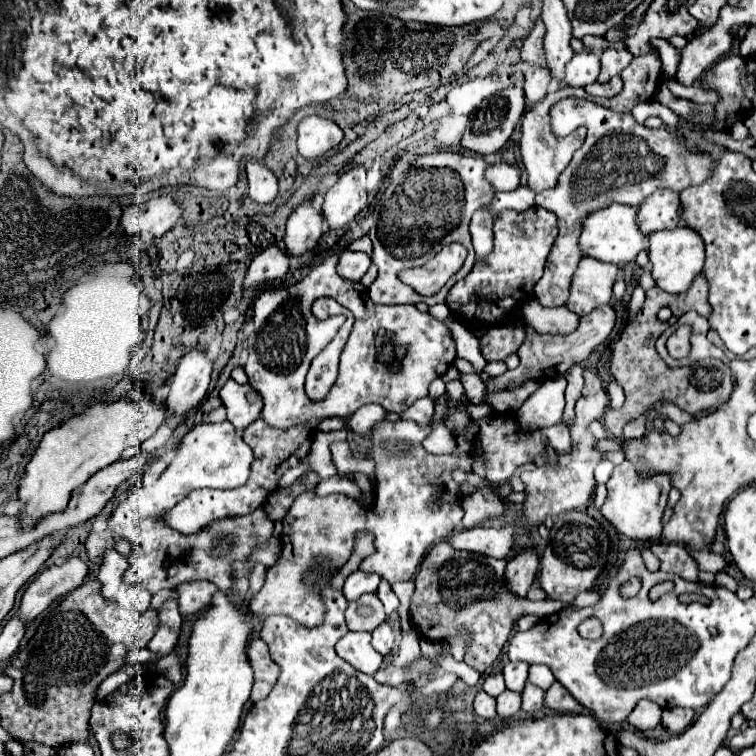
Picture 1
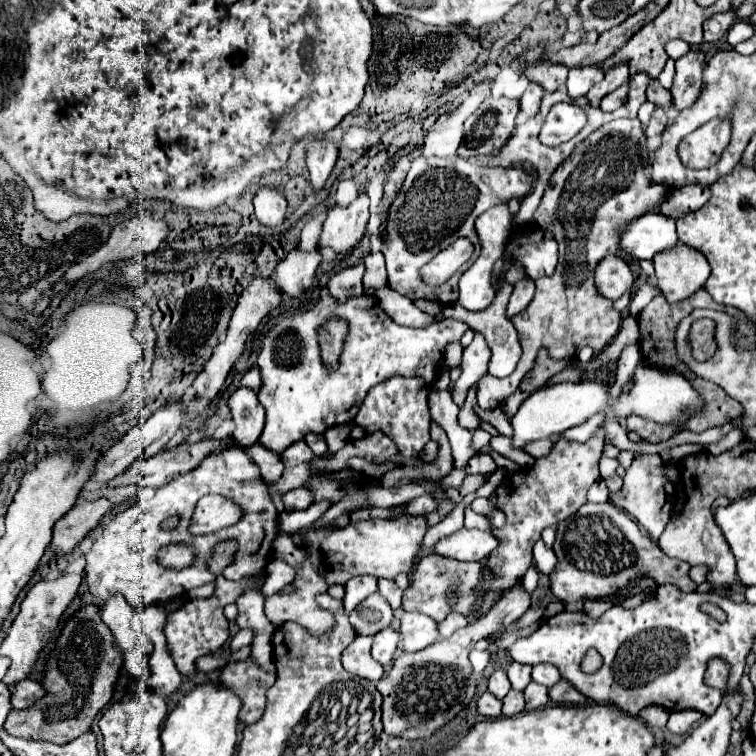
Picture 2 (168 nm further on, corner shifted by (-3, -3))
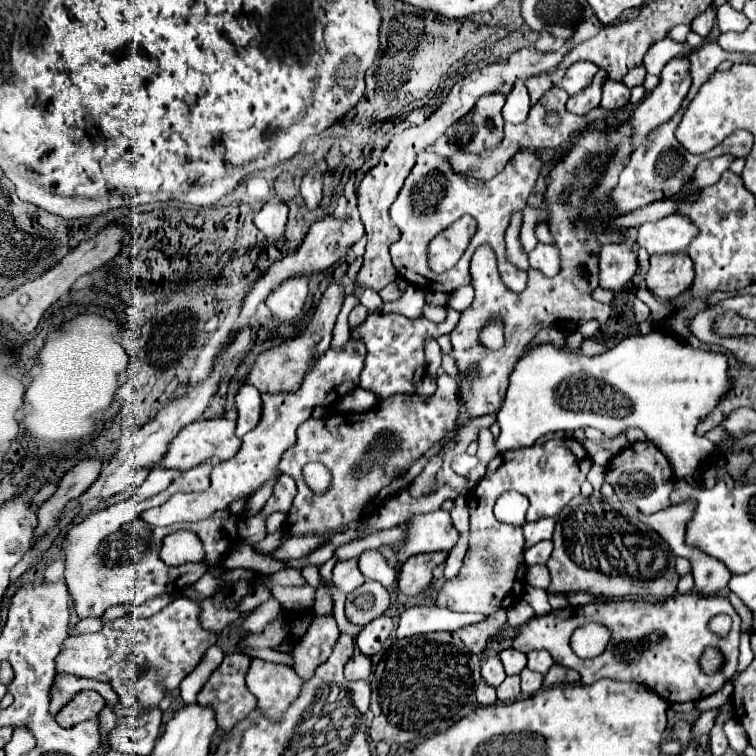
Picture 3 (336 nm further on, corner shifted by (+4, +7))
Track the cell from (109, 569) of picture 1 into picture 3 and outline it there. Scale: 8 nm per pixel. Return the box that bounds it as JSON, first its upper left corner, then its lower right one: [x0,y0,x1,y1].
[67,618,103,634]

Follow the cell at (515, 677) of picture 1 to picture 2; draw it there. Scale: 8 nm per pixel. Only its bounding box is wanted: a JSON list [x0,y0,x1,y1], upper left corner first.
[508,662,532,690]

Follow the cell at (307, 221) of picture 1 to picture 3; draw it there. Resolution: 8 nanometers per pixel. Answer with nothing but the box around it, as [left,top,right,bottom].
[267,276,307,322]

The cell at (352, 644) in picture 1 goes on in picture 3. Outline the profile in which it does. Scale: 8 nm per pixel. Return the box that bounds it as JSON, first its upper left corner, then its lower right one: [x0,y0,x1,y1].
[345,652,371,680]

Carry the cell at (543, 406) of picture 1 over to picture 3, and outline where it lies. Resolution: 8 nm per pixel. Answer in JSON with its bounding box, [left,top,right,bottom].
[496,330,733,478]

